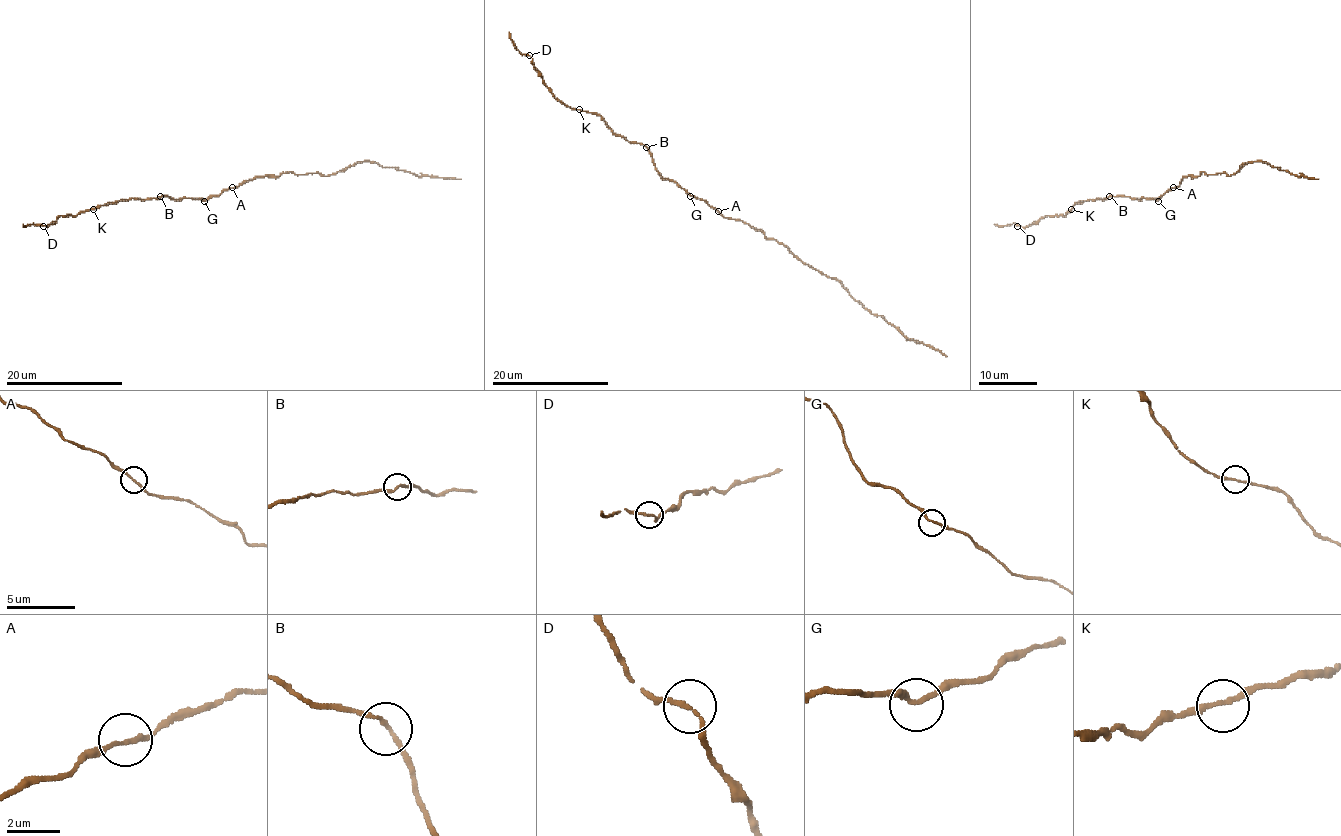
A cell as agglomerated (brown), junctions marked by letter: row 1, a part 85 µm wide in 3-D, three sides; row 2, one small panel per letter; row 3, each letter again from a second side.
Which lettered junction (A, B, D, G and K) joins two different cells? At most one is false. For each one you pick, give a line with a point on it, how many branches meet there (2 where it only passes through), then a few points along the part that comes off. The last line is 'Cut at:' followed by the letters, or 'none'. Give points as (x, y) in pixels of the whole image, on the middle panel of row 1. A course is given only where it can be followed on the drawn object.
Cut at: none

